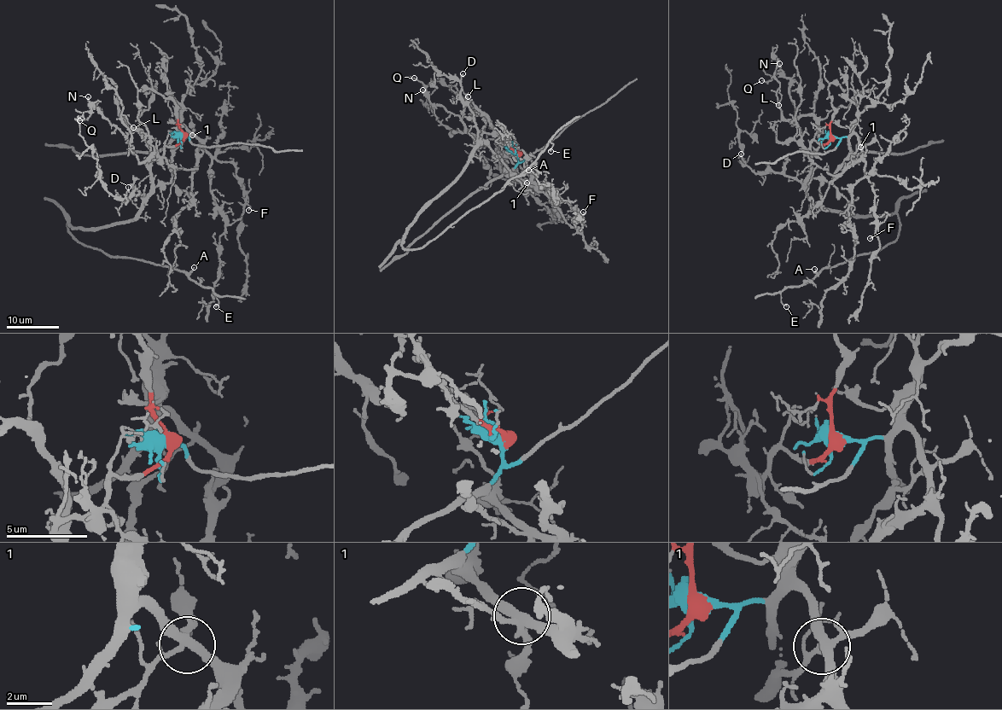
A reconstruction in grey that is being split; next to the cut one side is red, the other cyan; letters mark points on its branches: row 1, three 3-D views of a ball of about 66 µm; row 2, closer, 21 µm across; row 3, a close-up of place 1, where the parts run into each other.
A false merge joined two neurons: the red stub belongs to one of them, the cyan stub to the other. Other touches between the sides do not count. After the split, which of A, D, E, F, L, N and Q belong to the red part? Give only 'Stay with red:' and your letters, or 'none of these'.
Stay with red: A, D, E, L, N, Q

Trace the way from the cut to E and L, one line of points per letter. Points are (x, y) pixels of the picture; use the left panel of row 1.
E: (183, 134), (148, 161), (136, 217), (69, 232), (183, 271), (215, 307)
L: (183, 134), (148, 164), (150, 144), (134, 130), (128, 142), (122, 115), (133, 128)

